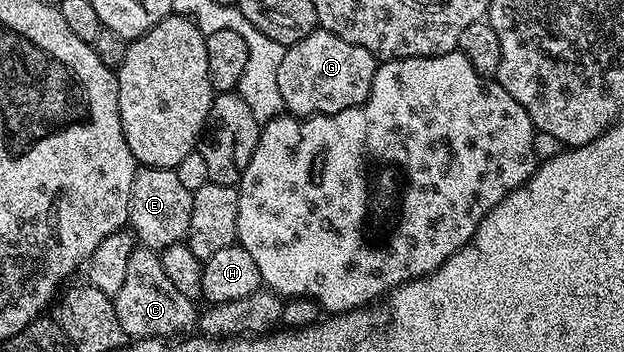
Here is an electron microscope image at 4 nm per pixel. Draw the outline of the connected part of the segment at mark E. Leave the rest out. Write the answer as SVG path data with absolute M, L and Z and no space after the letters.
M141 167L131 185L128 226L140 246L158 253L164 247L184 243L189 238L193 191L177 174L167 167Z

